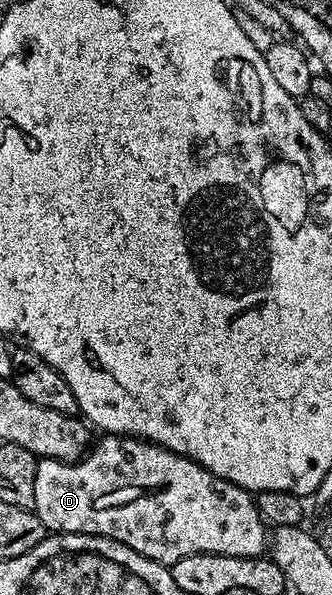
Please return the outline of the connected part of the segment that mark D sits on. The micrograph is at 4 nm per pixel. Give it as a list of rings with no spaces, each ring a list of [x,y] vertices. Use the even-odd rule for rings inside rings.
[[[102,436],[81,462],[41,459],[36,468],[36,500],[32,509],[47,531],[109,538],[111,543],[132,548],[143,559],[159,564],[173,564],[193,554],[256,558],[268,546],[267,523],[247,491],[218,478],[190,458],[129,436]]]

